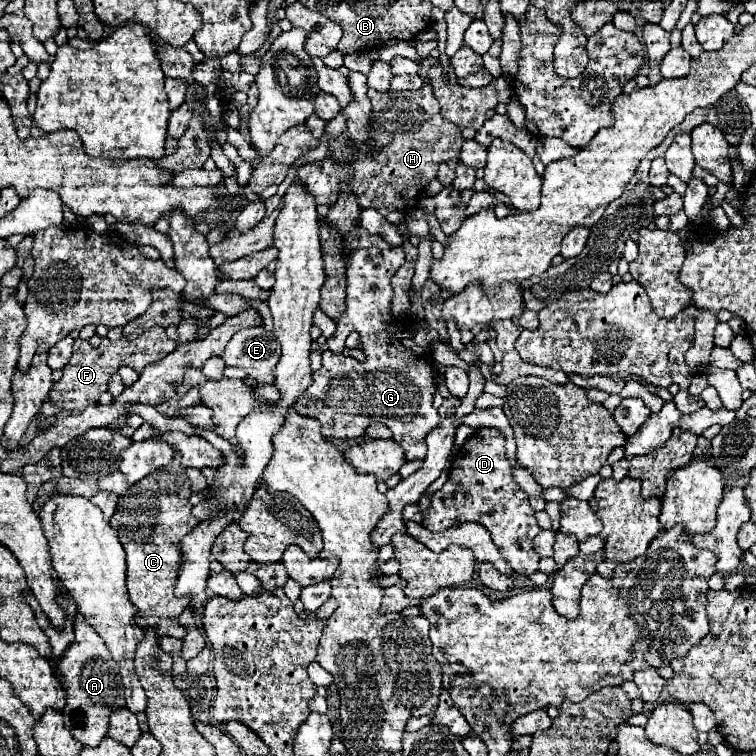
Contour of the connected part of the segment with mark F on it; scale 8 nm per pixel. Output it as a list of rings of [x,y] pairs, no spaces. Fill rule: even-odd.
[[[154,326],[154,328],[146,330],[136,340],[120,338],[120,340],[112,342],[108,338],[102,338],[98,348],[92,348],[88,340],[78,338],[74,344],[72,358],[62,368],[62,380],[56,382],[50,392],[50,400],[52,400],[52,404],[56,404],[62,410],[84,410],[86,406],[92,406],[98,402],[98,396],[102,392],[106,392],[106,388],[108,388],[108,378],[112,374],[116,374],[120,366],[130,366],[136,372],[142,372],[146,364],[154,364],[154,362],[162,360],[174,348],[176,348],[176,344],[166,336],[162,326]]]

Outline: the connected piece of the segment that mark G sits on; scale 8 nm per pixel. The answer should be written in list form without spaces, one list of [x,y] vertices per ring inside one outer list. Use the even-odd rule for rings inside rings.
[[[362,226],[354,228],[346,234],[346,250],[348,250],[348,266],[346,266],[346,310],[337,321],[336,333],[326,340],[329,350],[322,354],[322,368],[314,372],[314,382],[306,390],[306,394],[318,394],[318,400],[310,400],[308,404],[320,406],[320,424],[322,424],[322,436],[326,438],[338,438],[338,440],[358,440],[364,436],[364,430],[372,426],[374,422],[386,424],[392,431],[392,439],[400,444],[406,452],[406,460],[424,460],[426,456],[426,434],[434,430],[440,424],[440,414],[432,406],[432,398],[436,392],[436,376],[434,376],[434,360],[432,352],[420,348],[412,340],[414,328],[410,326],[410,318],[394,318],[392,316],[392,284],[390,278],[396,274],[396,270],[404,264],[404,248],[390,246],[384,238],[378,234],[368,234]],[[355,331],[360,336],[362,352],[366,354],[364,362],[358,362],[354,358],[342,356],[345,341],[349,332]]]

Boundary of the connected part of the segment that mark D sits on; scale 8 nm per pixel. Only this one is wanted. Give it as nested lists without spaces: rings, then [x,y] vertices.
[[[496,428],[476,430],[466,440],[452,462],[448,482],[432,496],[432,502],[422,518],[424,528],[432,532],[446,530],[460,522],[482,524],[516,574],[530,576],[538,570],[540,556],[532,548],[532,540],[540,528],[534,518],[534,508],[528,504],[526,492],[512,478],[510,462],[504,454],[504,434]]]

